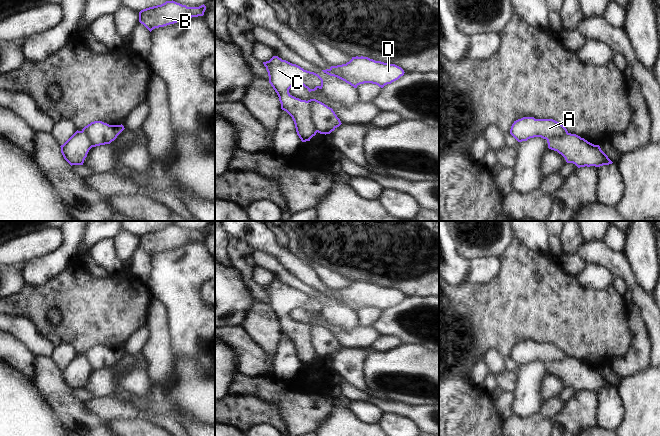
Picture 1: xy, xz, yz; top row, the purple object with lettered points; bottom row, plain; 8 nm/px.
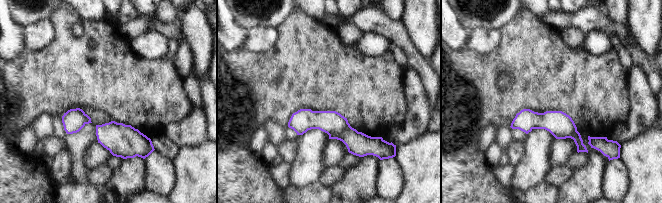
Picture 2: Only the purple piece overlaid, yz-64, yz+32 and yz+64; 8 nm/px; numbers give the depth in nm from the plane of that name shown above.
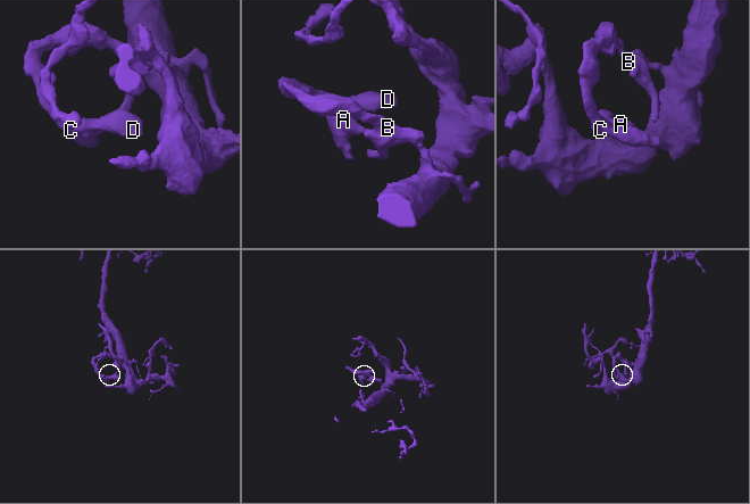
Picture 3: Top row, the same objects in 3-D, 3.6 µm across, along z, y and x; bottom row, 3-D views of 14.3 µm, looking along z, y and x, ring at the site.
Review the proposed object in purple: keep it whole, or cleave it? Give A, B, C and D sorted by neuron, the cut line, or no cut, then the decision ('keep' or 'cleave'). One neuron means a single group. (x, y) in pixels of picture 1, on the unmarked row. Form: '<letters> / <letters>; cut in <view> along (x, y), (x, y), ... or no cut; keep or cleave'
A B C D; no cut; keep

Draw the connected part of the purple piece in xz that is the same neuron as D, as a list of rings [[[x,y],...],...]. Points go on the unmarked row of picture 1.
[[[352,281],[346,288],[331,290],[322,294],[324,297],[337,301],[354,312],[364,307],[376,308],[383,312],[404,299],[404,294],[395,289],[375,285],[368,281]]]

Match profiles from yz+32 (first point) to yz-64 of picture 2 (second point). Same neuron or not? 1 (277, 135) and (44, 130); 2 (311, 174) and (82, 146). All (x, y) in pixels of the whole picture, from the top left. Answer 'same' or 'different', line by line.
1: same
2: same

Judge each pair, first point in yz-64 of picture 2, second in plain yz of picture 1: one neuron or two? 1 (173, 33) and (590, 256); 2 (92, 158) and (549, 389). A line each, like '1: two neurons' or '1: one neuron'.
1: one neuron
2: one neuron

